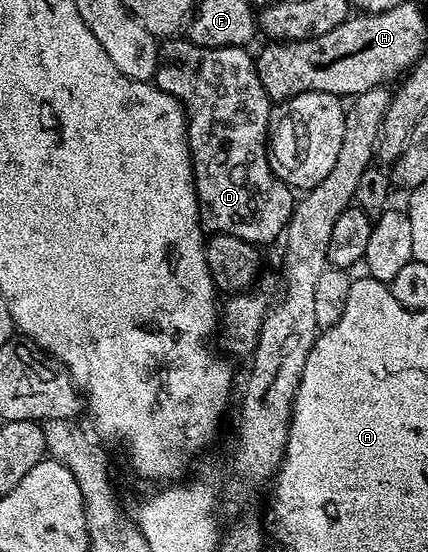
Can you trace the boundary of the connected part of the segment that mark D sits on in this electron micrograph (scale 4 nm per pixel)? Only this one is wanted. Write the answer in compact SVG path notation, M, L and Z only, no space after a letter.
M172 36L159 46L159 62L155 65L154 85L163 90L166 94L172 94L183 106L183 112L187 115L187 147L191 149L191 171L195 177L195 195L199 205L199 221L207 232L216 234L228 234L237 236L237 240L250 242L256 248L264 248L271 241L284 237L287 221L295 211L297 194L292 187L285 185L281 179L273 172L271 159L269 157L269 123L271 121L271 111L273 103L265 92L259 76L259 68L254 57L247 55L248 51L241 46L226 46L225 48L205 48L192 42L188 42L186 37Z

